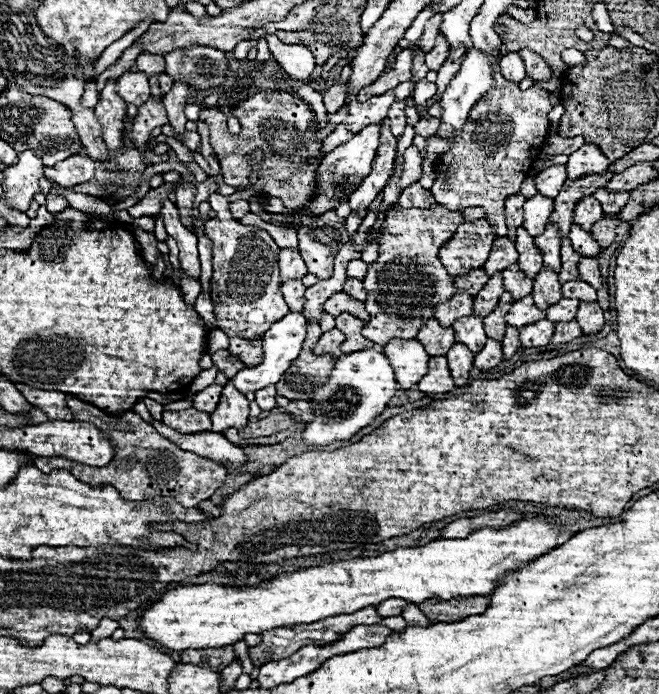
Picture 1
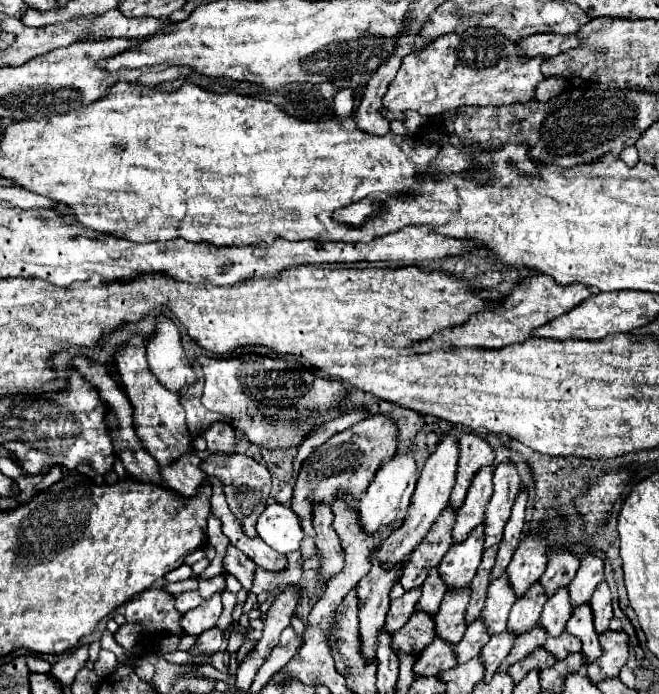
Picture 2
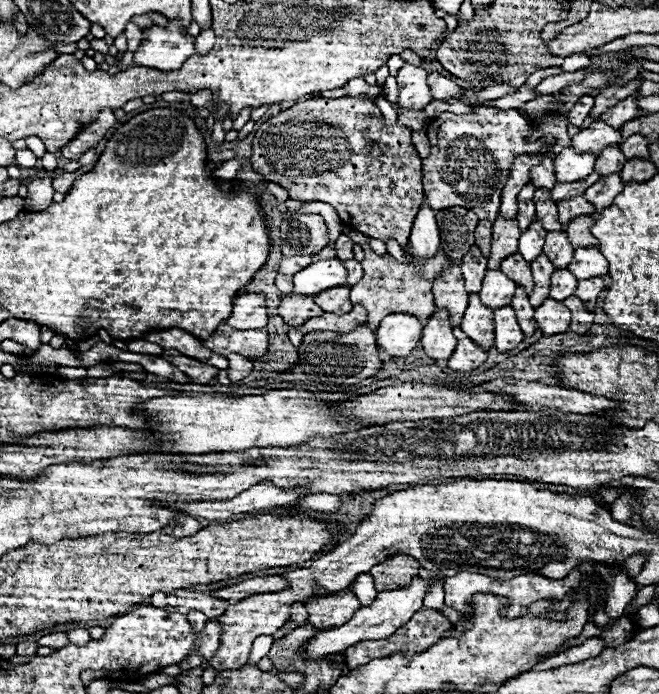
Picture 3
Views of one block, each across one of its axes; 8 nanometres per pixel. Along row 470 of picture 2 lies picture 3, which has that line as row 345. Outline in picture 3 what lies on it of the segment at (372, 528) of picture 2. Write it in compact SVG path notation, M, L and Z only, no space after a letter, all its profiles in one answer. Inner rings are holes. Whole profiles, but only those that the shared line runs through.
M390 314L376 330L376 344L388 358L408 356L422 336L422 322L410 314Z

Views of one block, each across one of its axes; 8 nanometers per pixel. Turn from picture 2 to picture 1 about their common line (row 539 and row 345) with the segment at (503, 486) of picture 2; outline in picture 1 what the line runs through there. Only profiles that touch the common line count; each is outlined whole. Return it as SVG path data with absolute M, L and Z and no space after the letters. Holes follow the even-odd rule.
M488 338L482 352L476 354L474 366L480 370L490 370L490 368L496 368L500 362L502 362L502 344L494 338Z

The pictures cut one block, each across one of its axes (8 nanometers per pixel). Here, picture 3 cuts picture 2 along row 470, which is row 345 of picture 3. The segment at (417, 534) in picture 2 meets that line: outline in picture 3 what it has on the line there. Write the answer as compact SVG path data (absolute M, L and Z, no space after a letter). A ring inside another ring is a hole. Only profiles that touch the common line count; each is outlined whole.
M434 312L422 330L422 348L432 360L448 360L456 348L456 338L448 320L448 312Z

